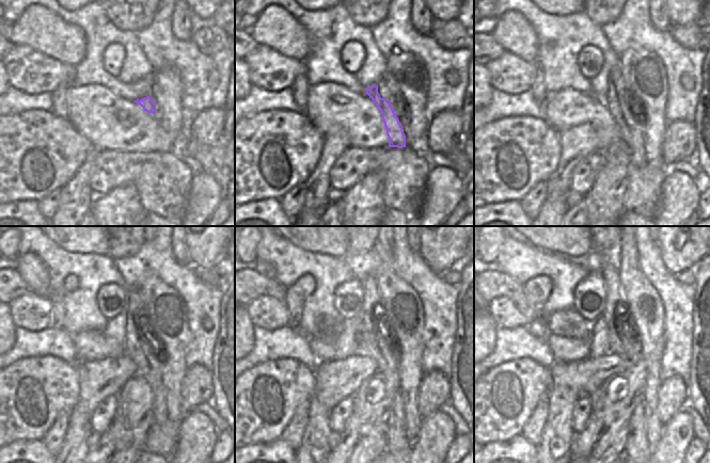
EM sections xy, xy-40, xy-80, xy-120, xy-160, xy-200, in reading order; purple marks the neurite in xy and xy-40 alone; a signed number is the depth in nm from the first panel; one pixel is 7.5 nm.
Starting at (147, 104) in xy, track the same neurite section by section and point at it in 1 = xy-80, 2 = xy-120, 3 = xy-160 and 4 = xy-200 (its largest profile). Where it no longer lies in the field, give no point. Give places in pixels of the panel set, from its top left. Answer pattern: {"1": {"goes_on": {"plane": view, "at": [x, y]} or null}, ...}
{"1": {"goes_on": {"plane": "xy-80", "at": [630, 123]}}, "2": {"goes_on": {"plane": "xy-120", "at": [148, 363]}}, "3": {"goes_on": {"plane": "xy-160", "at": [378, 338]}}, "4": {"goes_on": {"plane": "xy-200", "at": [624, 338]}}}

